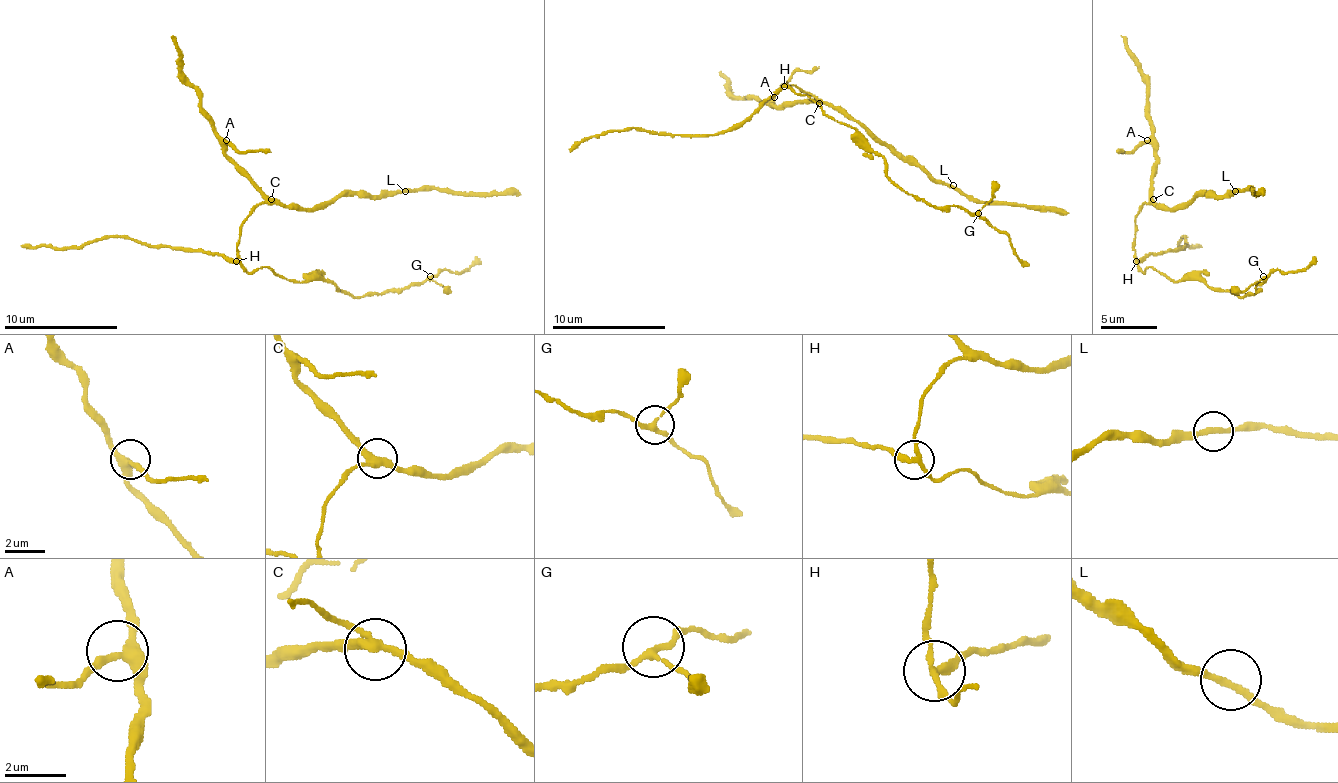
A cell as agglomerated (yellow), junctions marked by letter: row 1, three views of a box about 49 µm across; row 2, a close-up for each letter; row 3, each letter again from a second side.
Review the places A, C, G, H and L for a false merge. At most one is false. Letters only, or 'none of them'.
H

